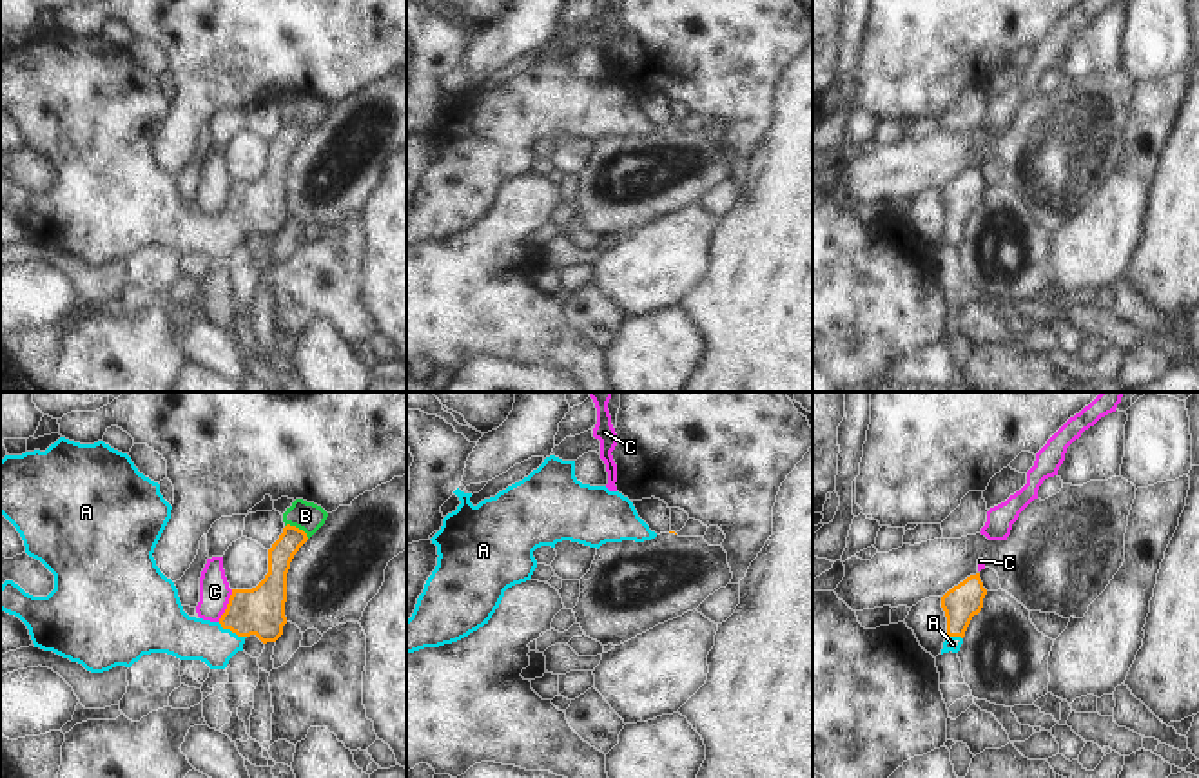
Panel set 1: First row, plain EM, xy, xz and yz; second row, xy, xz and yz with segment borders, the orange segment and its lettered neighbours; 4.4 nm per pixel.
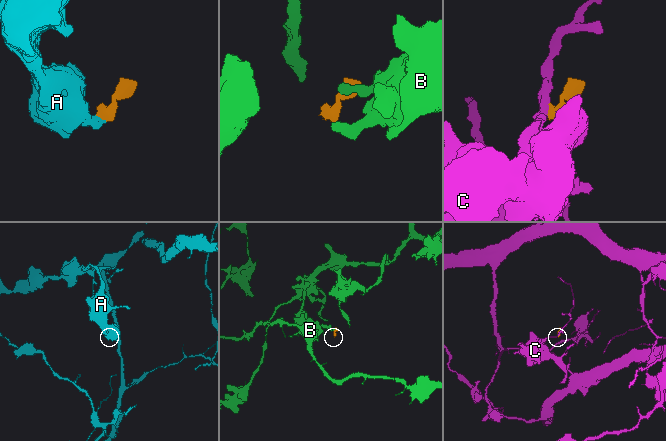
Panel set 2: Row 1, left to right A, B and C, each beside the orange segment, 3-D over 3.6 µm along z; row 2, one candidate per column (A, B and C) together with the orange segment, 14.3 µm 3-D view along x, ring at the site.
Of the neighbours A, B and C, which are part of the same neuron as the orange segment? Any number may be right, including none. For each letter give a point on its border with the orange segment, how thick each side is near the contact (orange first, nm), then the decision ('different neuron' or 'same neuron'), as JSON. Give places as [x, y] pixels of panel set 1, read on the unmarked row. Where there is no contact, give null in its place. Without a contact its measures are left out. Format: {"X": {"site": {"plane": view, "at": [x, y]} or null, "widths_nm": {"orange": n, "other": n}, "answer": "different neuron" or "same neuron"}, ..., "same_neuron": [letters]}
{"A": {"site": {"plane": "xy", "at": [233, 225]}, "widths_nm": {"orange": 220, "other": 200}, "answer": "same neuron"}, "B": {"site": {"plane": "xy", "at": [298, 122]}, "widths_nm": {"orange": 110, "other": 130}, "answer": "different neuron"}, "C": {"site": {"plane": "xy", "at": [227, 200]}, "widths_nm": {"orange": 220, "other": 140}, "answer": "different neuron"}, "same_neuron": ["A"]}

